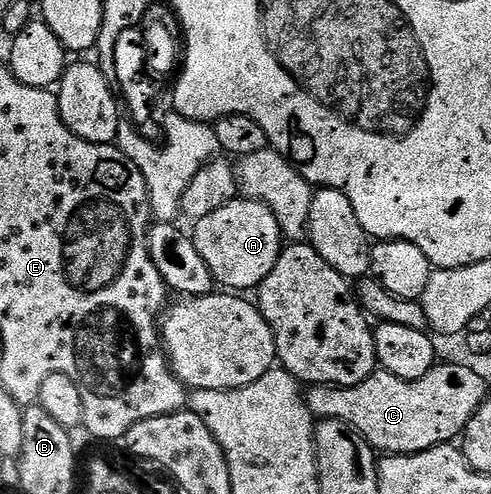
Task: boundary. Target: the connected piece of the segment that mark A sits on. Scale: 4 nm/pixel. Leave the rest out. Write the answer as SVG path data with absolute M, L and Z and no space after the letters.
M237 199L226 203L226 207L218 207L214 215L206 215L195 222L190 236L198 247L198 255L206 259L206 267L210 267L213 282L228 291L255 290L274 271L274 263L278 263L282 248L282 234L278 227L278 219L270 207L261 201Z

